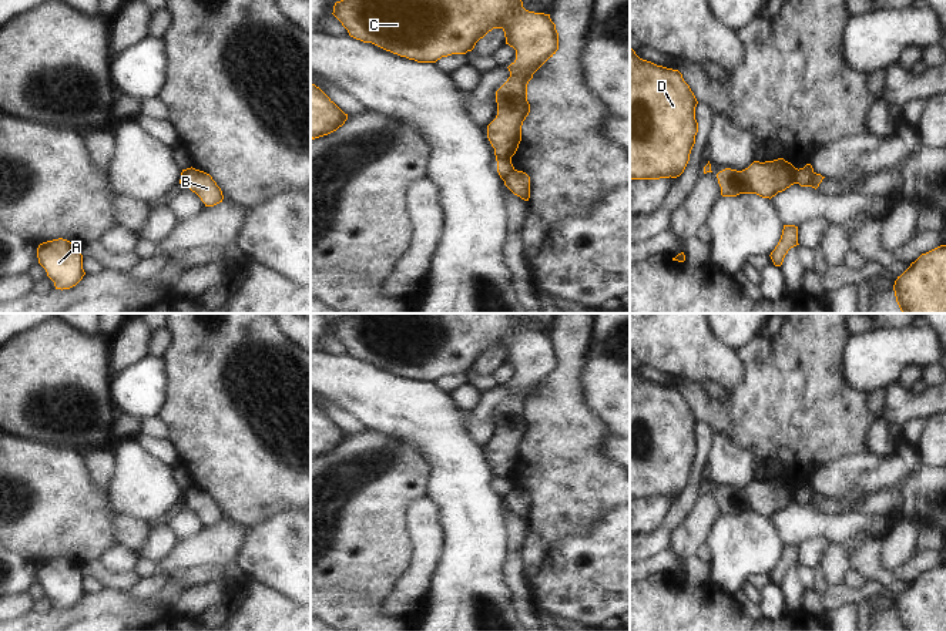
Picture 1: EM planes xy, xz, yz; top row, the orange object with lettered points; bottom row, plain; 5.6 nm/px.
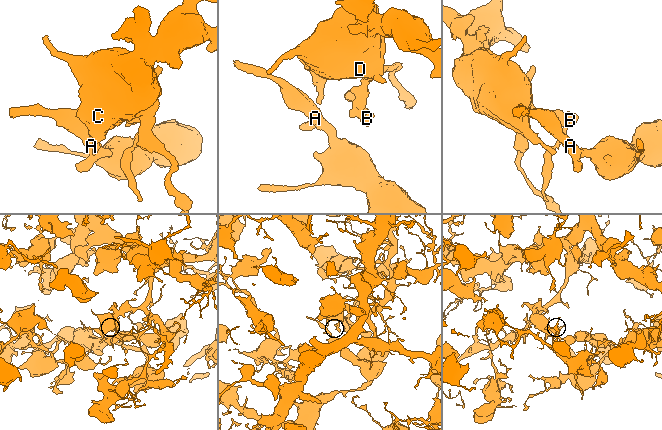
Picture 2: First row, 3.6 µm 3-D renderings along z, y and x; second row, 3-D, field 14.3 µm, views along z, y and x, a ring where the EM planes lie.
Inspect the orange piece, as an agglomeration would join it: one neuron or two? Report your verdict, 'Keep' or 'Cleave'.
Cleave

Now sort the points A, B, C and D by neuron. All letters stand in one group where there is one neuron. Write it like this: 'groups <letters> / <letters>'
groups A C D / B

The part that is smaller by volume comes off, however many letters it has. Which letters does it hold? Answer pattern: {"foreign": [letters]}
{"foreign": ["B"]}

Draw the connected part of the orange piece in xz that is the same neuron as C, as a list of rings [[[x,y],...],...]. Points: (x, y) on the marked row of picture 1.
[[[341,0],[335,3],[332,14],[350,37],[417,63],[466,54],[489,31],[501,28],[506,44],[516,50],[516,60],[507,67],[510,77],[496,91],[497,115],[487,125],[487,138],[494,148],[500,178],[514,171],[511,157],[519,148],[521,125],[530,113],[527,84],[558,50],[558,33],[550,14],[529,11],[521,0]]]

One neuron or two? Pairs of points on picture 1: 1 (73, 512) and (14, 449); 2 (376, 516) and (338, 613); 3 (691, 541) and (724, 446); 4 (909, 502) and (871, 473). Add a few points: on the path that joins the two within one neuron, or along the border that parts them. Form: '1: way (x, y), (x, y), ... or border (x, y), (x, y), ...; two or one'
1: way (57, 496), (26, 465); one
2: way (352, 540), (342, 550), (342, 588); one
3: way (703, 517), (710, 497), (721, 485), (724, 470); one
4: border (911, 472), (891, 486); two

